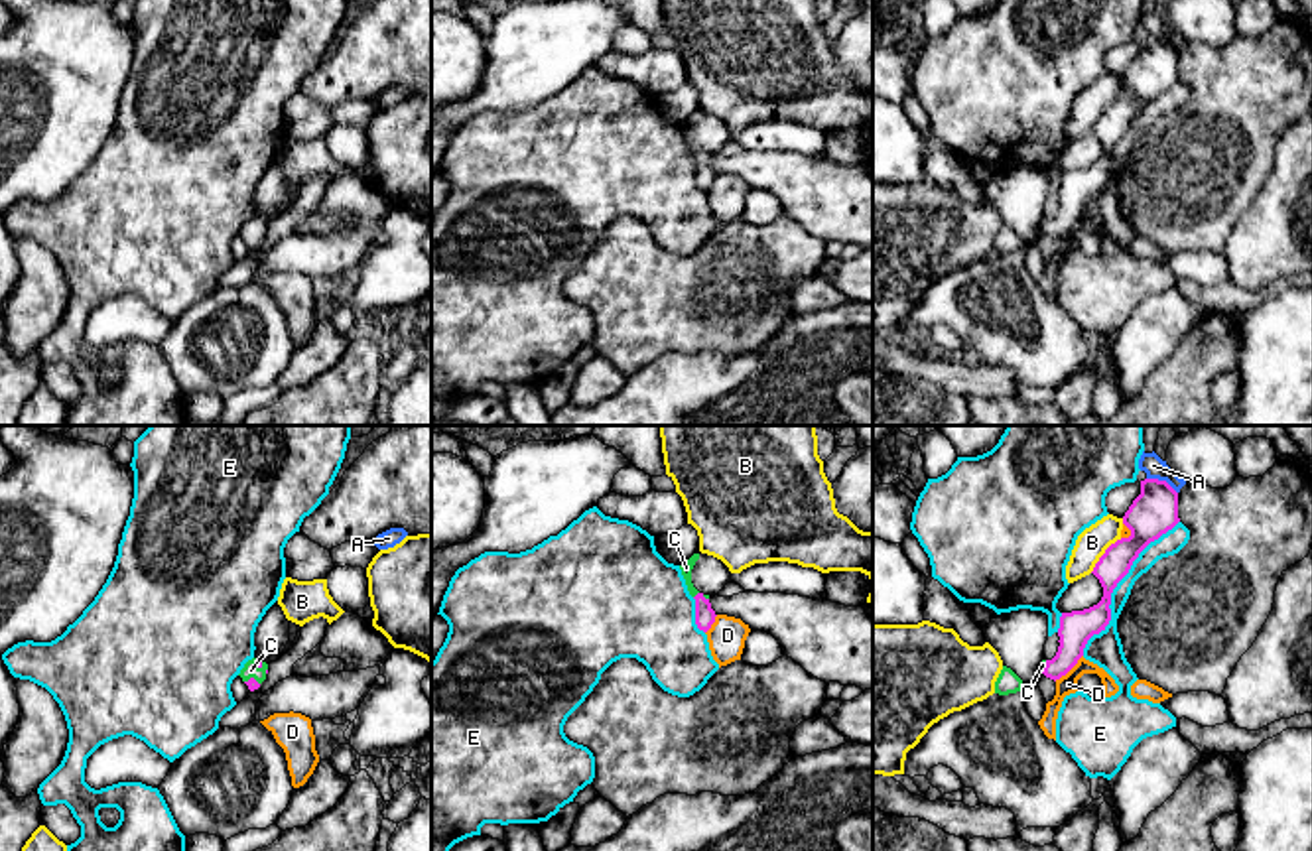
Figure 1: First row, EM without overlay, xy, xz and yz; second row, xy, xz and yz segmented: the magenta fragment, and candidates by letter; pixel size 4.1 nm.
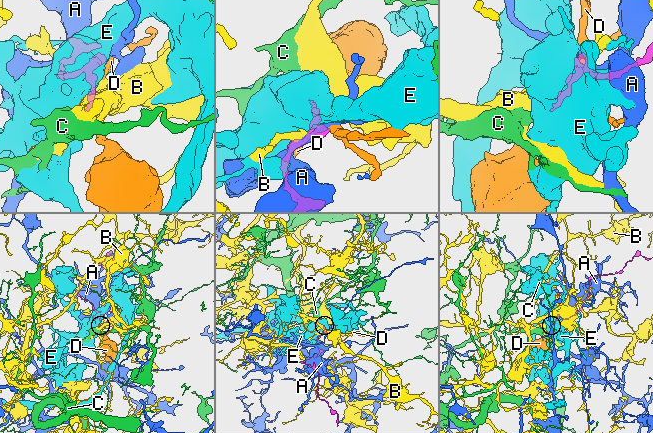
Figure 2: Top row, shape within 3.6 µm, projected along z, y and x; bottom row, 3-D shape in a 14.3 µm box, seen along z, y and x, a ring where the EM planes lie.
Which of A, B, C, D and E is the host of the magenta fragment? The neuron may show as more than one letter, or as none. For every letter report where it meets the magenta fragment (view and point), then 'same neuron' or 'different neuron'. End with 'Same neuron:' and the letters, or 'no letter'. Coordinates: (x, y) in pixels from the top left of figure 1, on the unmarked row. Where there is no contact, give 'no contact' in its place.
A: yz (1163, 40) | different neuron
B: yz (1104, 113) | different neuron
C: xz (696, 154) | same neuron
D: yz (1068, 229) | different neuron
E: yz (1115, 144) | different neuron
Same neuron: C

